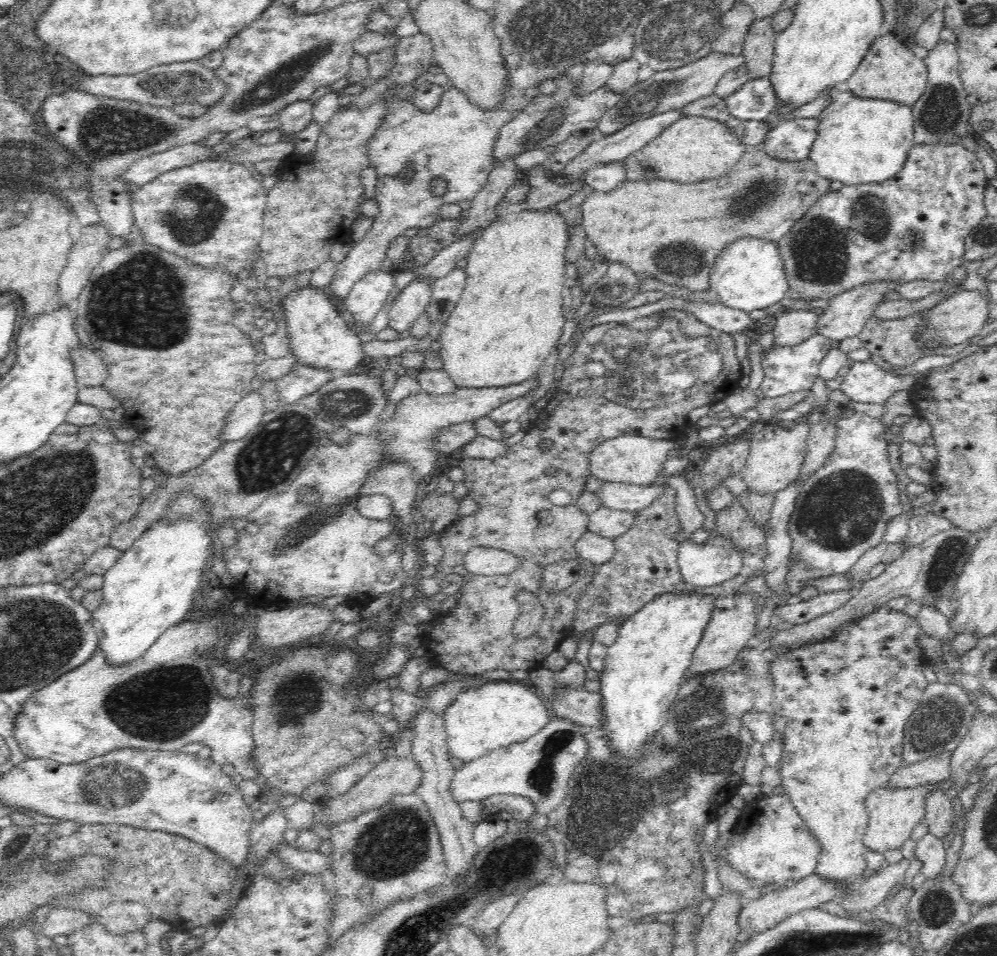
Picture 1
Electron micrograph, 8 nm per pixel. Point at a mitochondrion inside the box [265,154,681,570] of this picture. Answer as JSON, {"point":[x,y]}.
{"point":[332,509]}

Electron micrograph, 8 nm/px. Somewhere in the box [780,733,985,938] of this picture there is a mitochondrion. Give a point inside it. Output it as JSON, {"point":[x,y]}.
{"point":[939,911]}

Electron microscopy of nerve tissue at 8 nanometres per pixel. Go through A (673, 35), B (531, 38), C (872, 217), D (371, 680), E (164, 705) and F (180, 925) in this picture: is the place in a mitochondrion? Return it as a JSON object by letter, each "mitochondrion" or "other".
{"A":"mitochondrion","B":"mitochondrion","C":"mitochondrion","D":"other","E":"mitochondrion","F":"other"}

